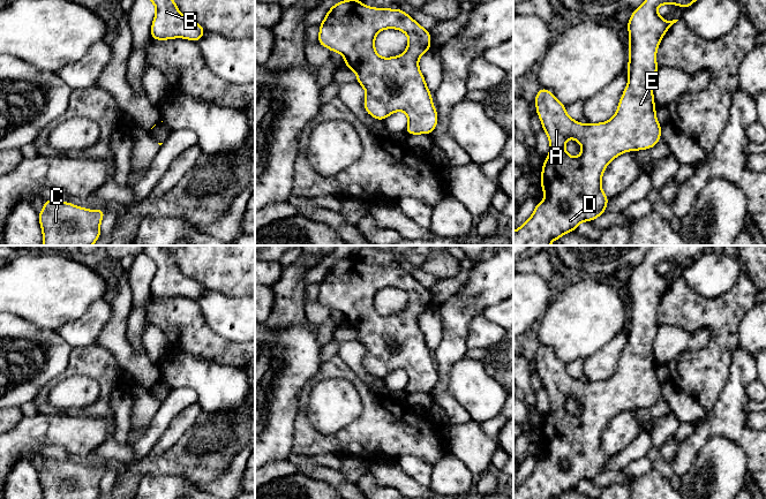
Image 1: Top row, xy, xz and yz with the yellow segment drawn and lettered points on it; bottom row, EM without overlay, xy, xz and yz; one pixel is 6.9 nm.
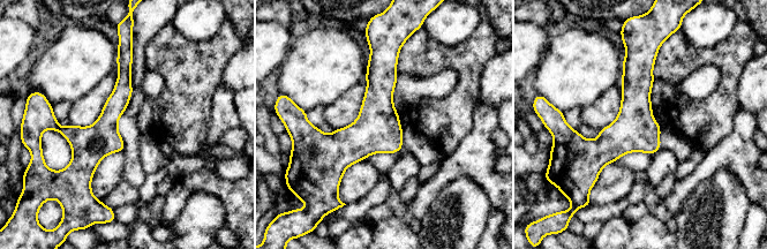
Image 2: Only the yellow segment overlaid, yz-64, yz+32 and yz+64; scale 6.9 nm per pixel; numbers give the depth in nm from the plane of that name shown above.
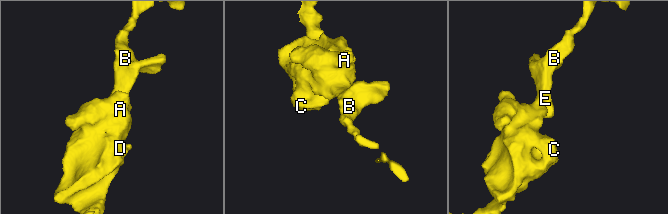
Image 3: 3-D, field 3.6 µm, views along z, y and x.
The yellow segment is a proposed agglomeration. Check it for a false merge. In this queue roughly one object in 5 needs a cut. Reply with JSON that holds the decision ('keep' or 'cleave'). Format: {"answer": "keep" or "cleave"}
{"answer": "keep"}

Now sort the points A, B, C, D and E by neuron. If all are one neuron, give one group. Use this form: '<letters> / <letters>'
A B C D E

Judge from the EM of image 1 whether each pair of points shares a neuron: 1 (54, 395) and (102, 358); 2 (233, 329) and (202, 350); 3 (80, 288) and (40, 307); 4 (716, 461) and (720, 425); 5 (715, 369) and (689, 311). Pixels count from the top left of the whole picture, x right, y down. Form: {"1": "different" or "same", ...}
{"1": "different", "2": "different", "3": "same", "4": "different", "5": "same"}

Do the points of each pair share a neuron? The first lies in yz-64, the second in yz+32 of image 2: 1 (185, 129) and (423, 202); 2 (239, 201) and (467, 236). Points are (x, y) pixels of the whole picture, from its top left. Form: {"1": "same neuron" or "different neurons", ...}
{"1": "different neurons", "2": "different neurons"}

